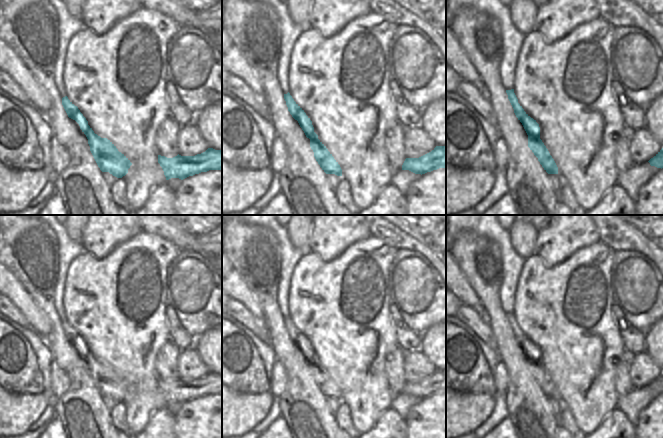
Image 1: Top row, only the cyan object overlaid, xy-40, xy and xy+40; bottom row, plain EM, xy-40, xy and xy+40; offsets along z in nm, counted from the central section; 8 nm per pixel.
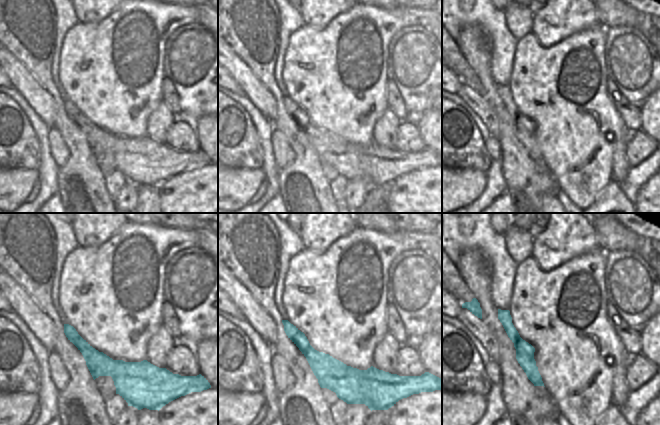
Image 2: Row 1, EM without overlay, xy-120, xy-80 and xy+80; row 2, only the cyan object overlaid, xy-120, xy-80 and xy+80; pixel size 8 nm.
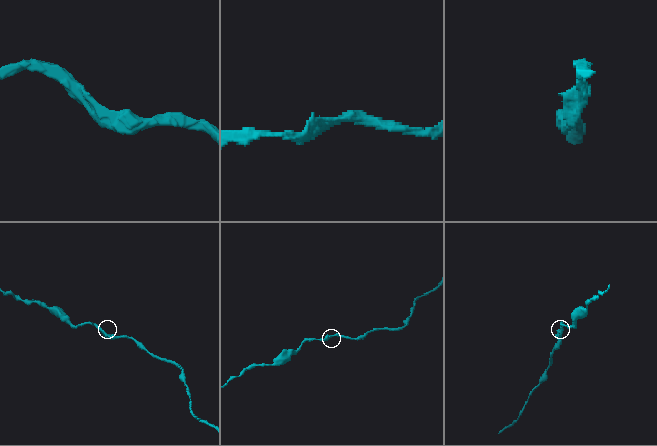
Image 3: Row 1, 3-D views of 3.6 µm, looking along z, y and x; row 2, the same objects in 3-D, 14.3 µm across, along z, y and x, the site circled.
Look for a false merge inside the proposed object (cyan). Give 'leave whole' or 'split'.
leave whole

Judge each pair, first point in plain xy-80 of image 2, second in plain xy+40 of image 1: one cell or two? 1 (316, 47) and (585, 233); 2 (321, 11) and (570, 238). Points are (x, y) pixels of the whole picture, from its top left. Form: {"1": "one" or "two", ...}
{"1": "two", "2": "one"}

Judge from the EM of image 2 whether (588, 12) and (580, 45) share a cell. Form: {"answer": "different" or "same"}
{"answer": "different"}

